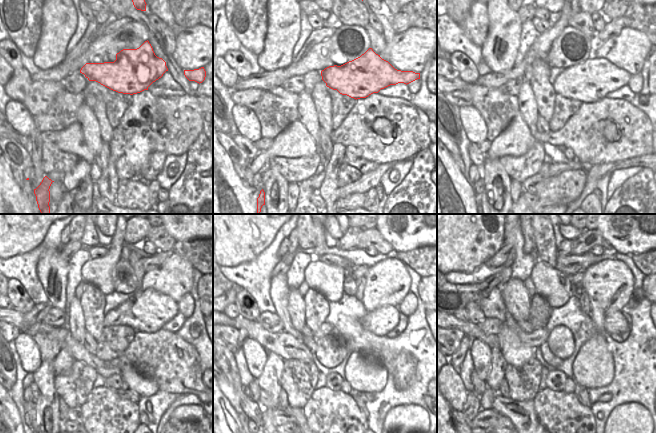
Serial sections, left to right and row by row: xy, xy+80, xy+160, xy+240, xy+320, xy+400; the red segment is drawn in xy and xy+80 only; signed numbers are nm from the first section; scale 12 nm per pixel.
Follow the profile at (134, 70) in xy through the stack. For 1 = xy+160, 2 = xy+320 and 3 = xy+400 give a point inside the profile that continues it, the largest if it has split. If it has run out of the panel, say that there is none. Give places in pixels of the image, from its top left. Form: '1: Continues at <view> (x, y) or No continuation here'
1: Continues at xy+160 (590, 81)
2: Continues at xy+320 (381, 321)
3: Continues at xy+400 (615, 323)

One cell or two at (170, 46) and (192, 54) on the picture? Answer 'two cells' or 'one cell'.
two cells

